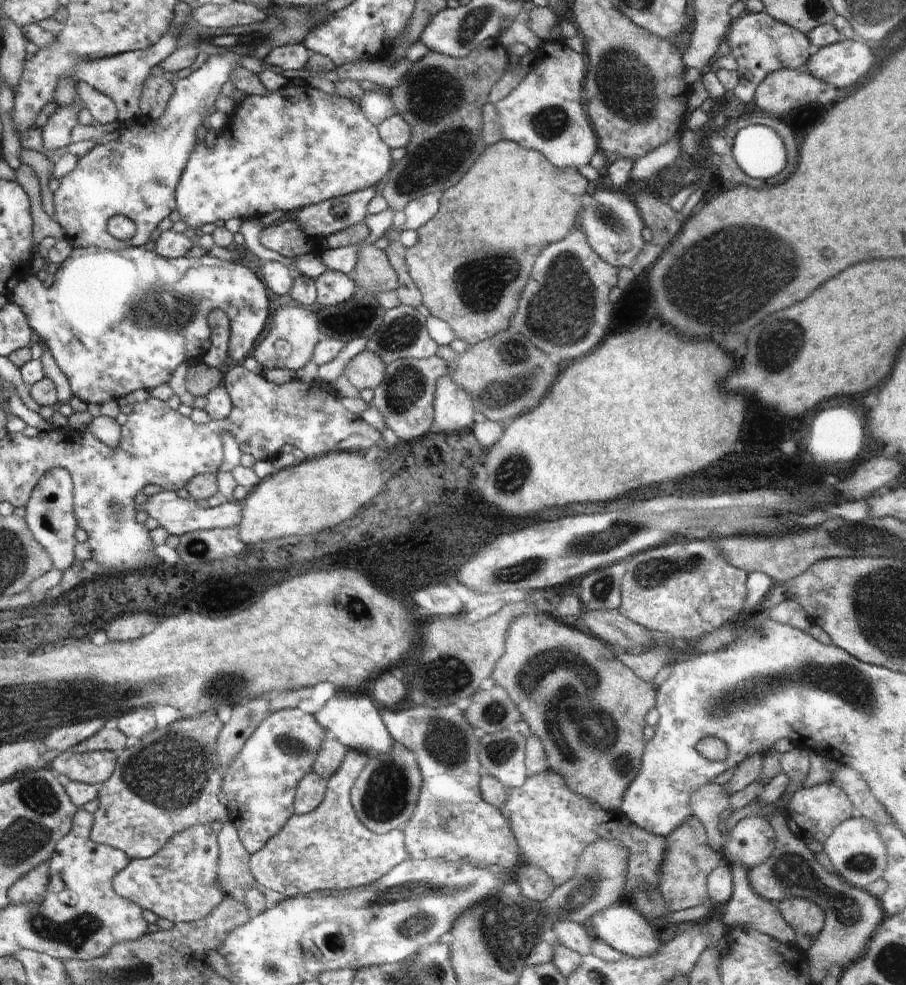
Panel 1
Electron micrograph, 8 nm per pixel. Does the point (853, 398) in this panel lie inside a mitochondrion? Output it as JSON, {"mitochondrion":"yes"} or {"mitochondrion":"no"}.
{"mitochondrion":"no"}

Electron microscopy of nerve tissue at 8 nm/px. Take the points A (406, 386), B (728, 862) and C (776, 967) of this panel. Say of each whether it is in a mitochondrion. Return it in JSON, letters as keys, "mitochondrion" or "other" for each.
{"A":"mitochondrion","B":"other","C":"other"}

